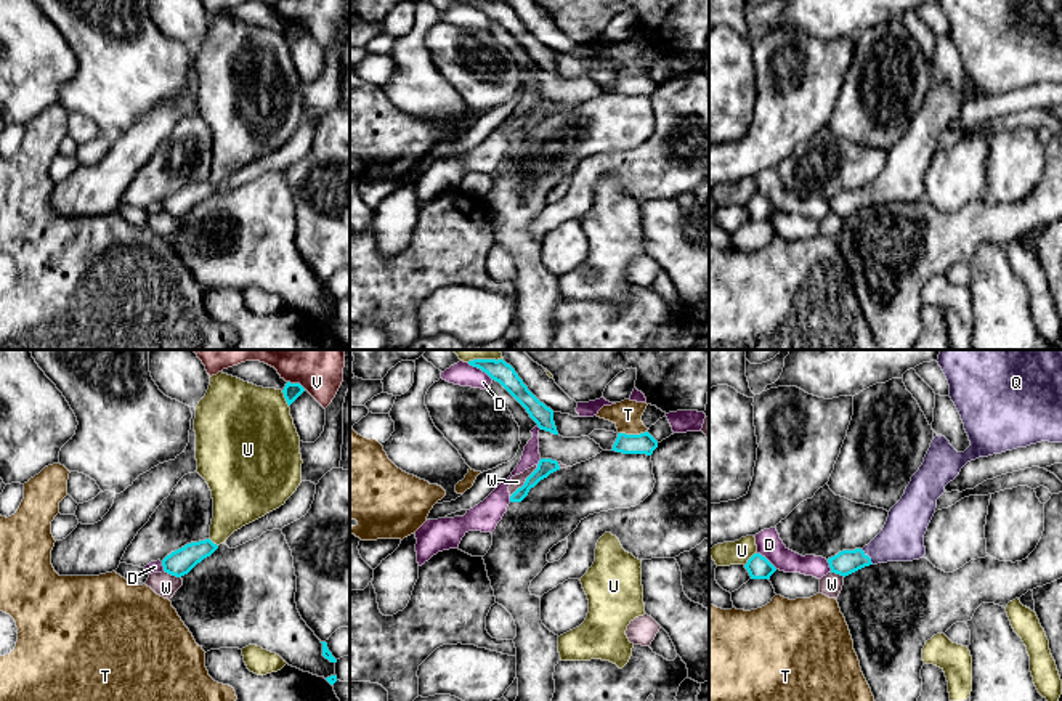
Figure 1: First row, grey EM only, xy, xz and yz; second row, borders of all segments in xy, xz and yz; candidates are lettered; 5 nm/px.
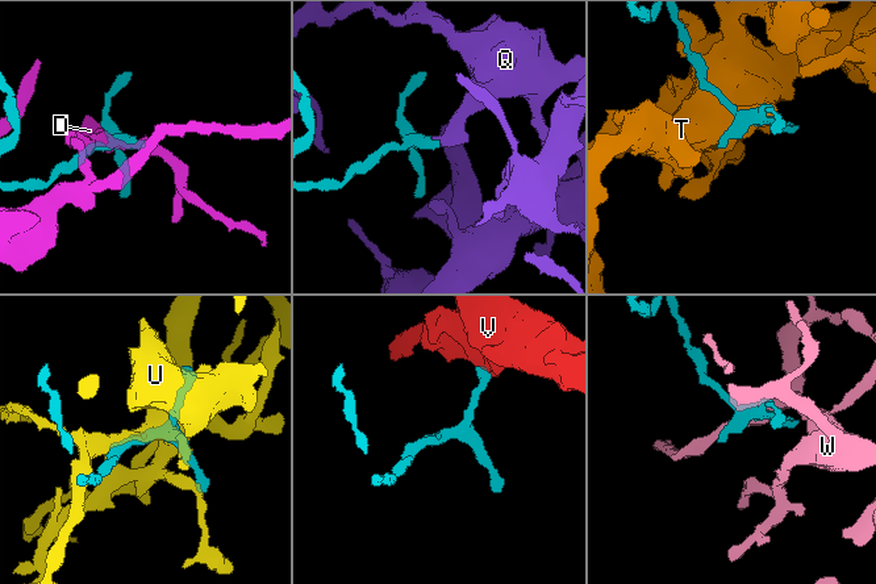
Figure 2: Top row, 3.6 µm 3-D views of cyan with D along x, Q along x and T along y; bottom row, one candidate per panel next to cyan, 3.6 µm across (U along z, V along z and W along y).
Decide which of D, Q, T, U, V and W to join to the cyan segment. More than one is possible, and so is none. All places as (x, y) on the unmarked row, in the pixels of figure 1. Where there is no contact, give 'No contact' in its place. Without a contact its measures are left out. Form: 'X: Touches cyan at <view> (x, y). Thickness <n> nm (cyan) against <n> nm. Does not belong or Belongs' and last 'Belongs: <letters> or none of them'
D: Touches cyan at yz (766, 199). Thickness 120 nm (cyan) against 130 nm. Does not belong
Q: Touches cyan at yz (868, 198). Thickness 120 nm (cyan) against 220 nm. Belongs
T: Touches cyan at xz (632, 76). Thickness 110 nm (cyan) against 140 nm. Does not belong
U: Touches cyan at xy (284, 37). Thickness 80 nm (cyan) against 460 nm. Does not belong
V: Touches cyan at xy (297, 24). Thickness 80 nm (cyan) against 190 nm. Does not belong
W: Touches cyan at xz (525, 122). Thickness 80 nm (cyan) against 70 nm. Does not belong
Belongs: Q

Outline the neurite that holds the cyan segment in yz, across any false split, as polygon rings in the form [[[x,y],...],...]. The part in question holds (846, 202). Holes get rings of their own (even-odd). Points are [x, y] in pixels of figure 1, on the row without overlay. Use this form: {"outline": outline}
{"outline": [[[937,0],[971,87],[958,93],[938,75],[932,80],[919,111],[902,140],[890,149],[882,172],[863,189],[842,191],[828,199],[831,213],[849,217],[865,207],[924,199],[924,175],[935,154],[937,140],[961,109],[979,98],[1027,88],[1041,82],[1062,83],[1062,0]]]}

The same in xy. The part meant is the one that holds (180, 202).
{"outline": [[[210,180],[191,183],[172,192],[162,201],[164,212],[181,218],[188,215],[197,204],[210,197],[218,189]]]}

